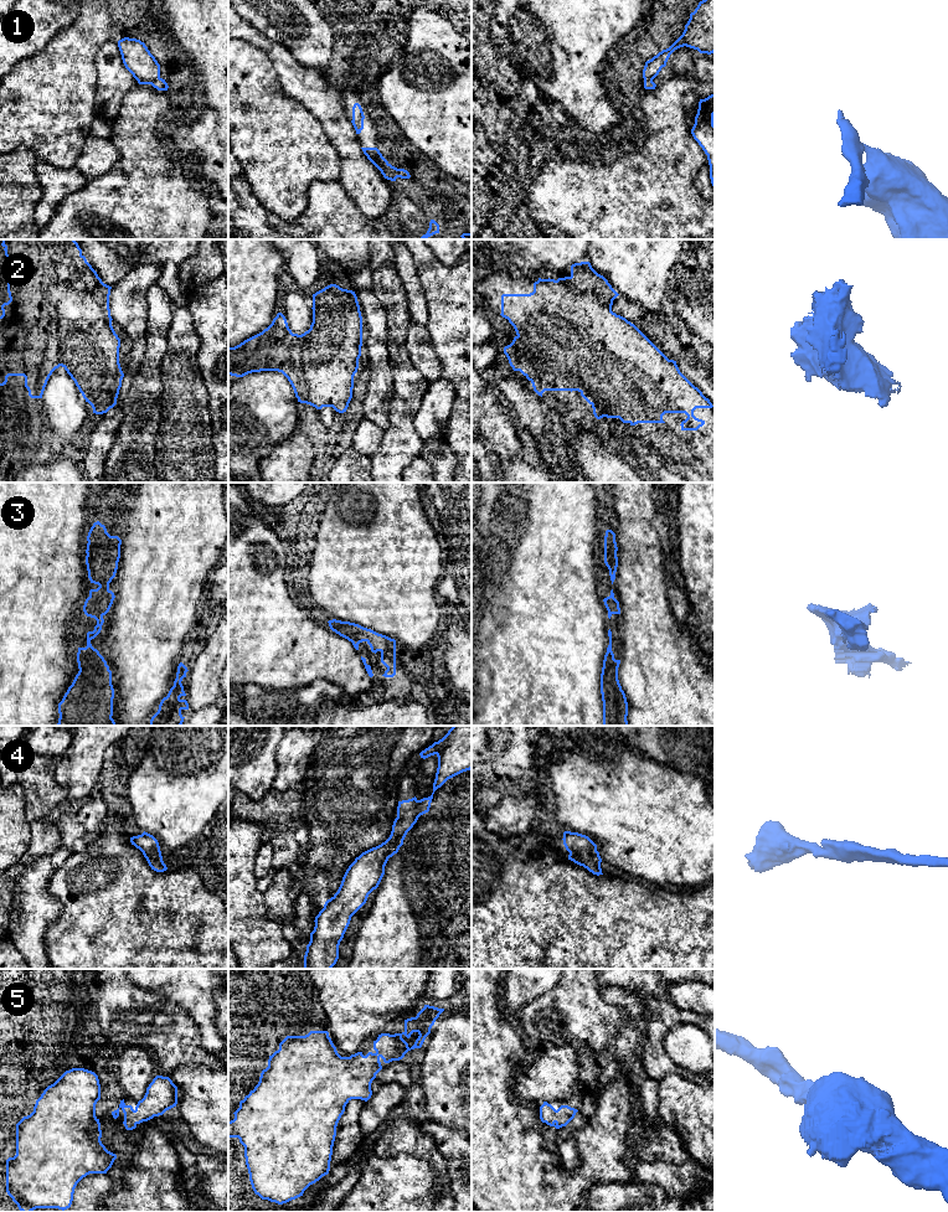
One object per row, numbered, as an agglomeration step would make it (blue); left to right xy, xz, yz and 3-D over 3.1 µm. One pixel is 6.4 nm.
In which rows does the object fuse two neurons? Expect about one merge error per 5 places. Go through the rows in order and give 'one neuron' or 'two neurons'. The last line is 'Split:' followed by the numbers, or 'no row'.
1: two neurons
2: one neuron
3: one neuron
4: one neuron
5: one neuron
Split: 1

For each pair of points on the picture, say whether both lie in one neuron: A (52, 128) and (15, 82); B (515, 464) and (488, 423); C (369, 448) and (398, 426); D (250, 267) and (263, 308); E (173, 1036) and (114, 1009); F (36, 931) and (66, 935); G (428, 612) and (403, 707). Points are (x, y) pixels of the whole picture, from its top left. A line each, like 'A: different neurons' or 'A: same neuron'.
A: same neuron
B: same neuron
C: different neurons
D: same neuron
E: same neuron
F: different neurons
G: different neurons

